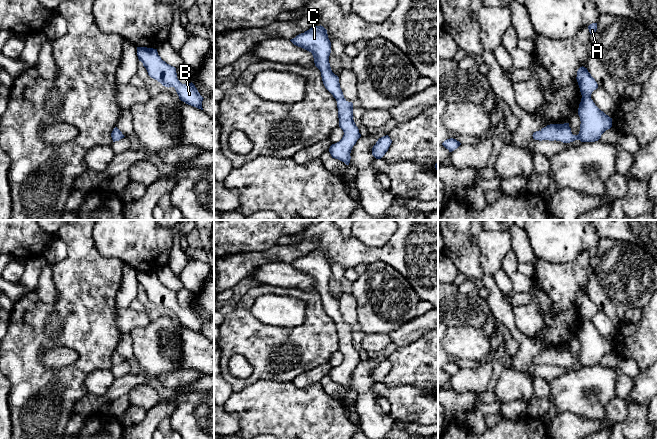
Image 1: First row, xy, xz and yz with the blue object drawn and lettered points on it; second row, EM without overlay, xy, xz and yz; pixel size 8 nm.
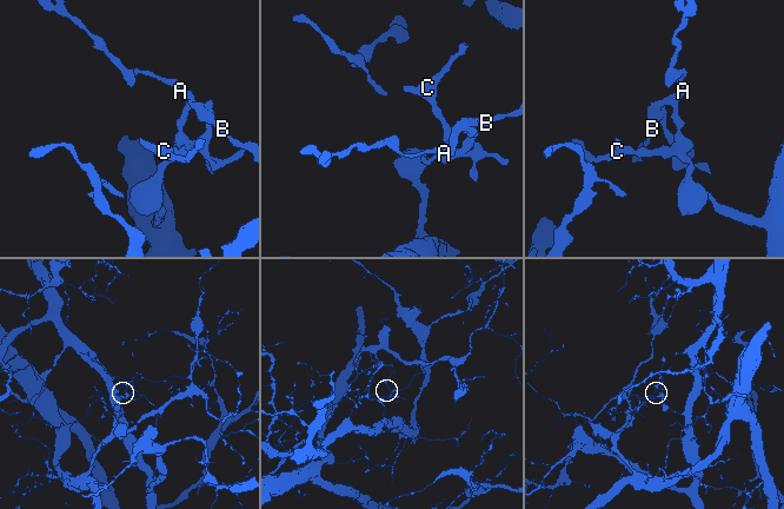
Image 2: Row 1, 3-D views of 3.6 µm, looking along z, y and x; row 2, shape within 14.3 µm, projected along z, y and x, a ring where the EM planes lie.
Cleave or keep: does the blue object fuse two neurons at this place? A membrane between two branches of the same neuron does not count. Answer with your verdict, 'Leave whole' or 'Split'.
Split

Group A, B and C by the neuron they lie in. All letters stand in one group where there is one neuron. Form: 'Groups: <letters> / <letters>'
Groups: A B / C

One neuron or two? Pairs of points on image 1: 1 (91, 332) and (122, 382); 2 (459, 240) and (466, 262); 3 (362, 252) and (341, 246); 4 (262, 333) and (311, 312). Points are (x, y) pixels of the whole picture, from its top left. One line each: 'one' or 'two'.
1: two
2: one
3: one
4: one

